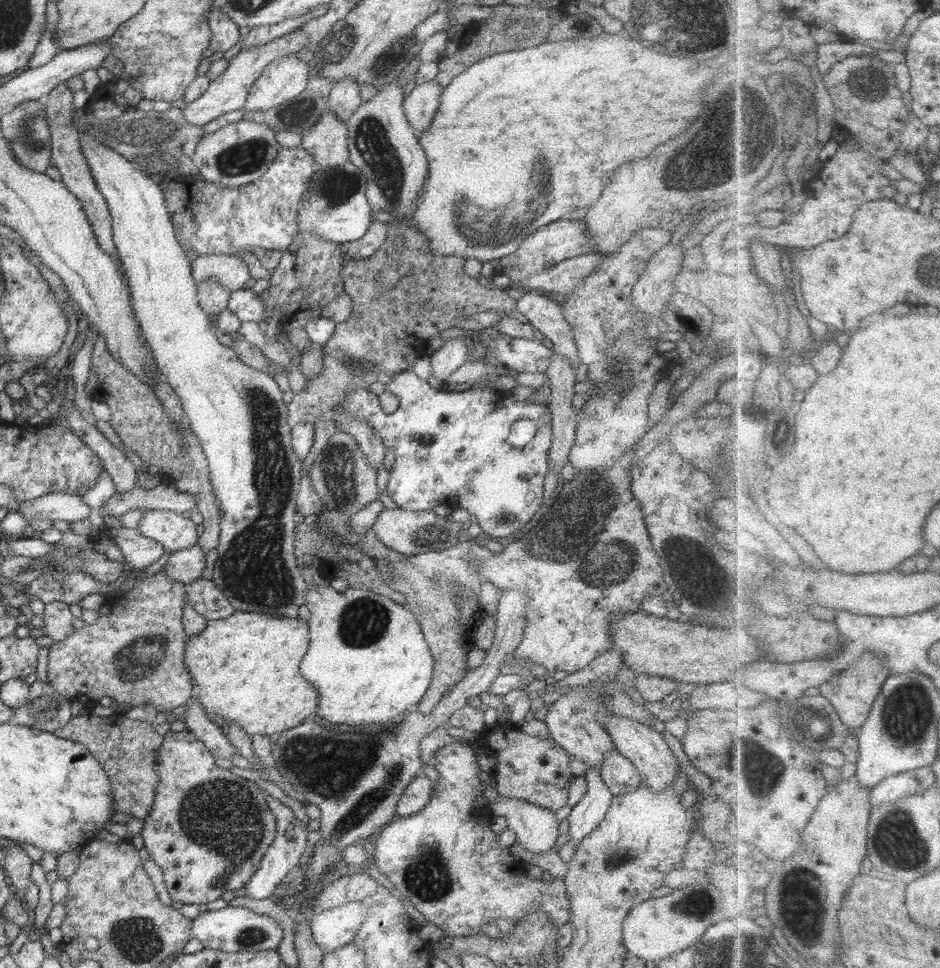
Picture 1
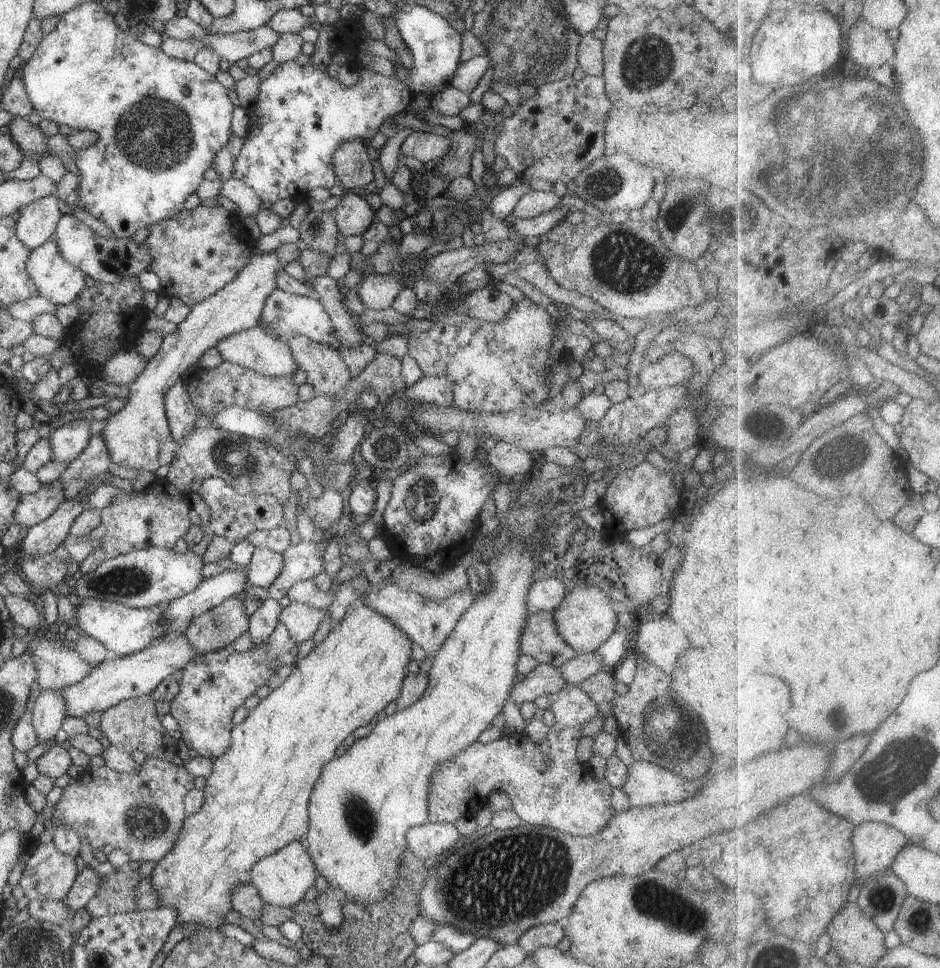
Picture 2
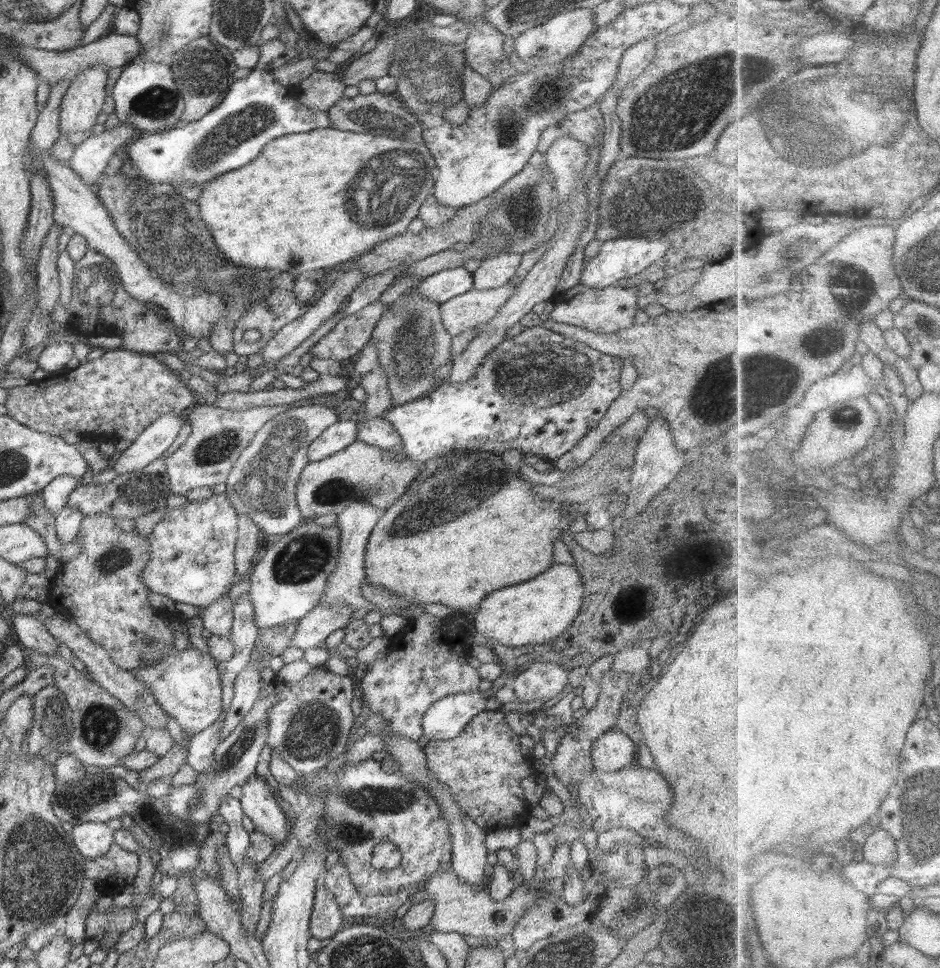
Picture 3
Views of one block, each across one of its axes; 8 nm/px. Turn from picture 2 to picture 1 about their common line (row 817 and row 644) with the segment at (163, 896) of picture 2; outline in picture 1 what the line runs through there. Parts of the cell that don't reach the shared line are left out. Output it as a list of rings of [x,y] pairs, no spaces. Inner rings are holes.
[[[234,611],[228,618],[209,620],[203,632],[187,640],[184,663],[194,681],[196,699],[206,713],[238,723],[246,733],[275,736],[300,726],[318,710],[318,689],[302,677],[299,667],[309,647],[309,626],[300,617]]]

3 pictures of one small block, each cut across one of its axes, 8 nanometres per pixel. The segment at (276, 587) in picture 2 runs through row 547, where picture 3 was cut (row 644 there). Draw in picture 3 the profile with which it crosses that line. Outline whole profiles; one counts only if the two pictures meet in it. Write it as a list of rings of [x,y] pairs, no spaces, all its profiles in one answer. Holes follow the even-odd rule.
[[[316,605],[296,624],[296,632],[294,632],[288,648],[294,646],[305,651],[310,647],[317,647],[332,632],[345,627],[352,619],[352,612],[350,605],[334,605],[334,607]]]

